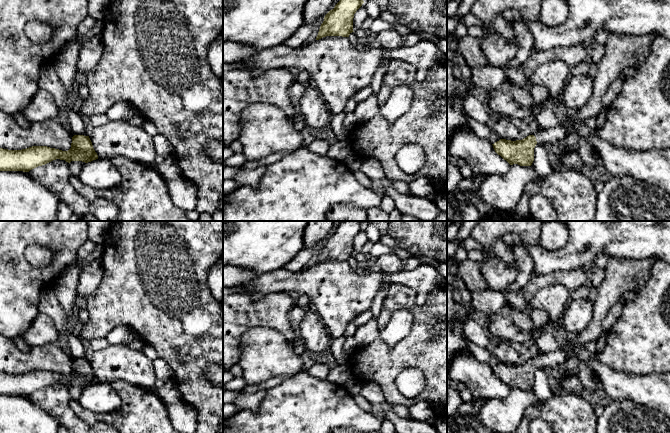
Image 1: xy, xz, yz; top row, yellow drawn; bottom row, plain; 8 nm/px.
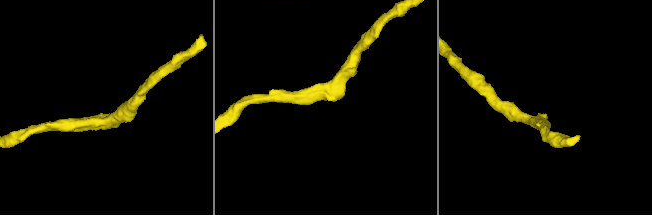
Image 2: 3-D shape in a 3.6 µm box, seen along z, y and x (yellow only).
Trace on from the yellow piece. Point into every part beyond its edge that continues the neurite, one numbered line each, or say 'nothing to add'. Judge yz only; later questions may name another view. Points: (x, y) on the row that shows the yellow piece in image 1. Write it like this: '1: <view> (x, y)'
1: yz (622, 51)

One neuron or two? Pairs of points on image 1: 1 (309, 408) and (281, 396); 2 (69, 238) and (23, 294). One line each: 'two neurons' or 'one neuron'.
1: one neuron
2: one neuron

